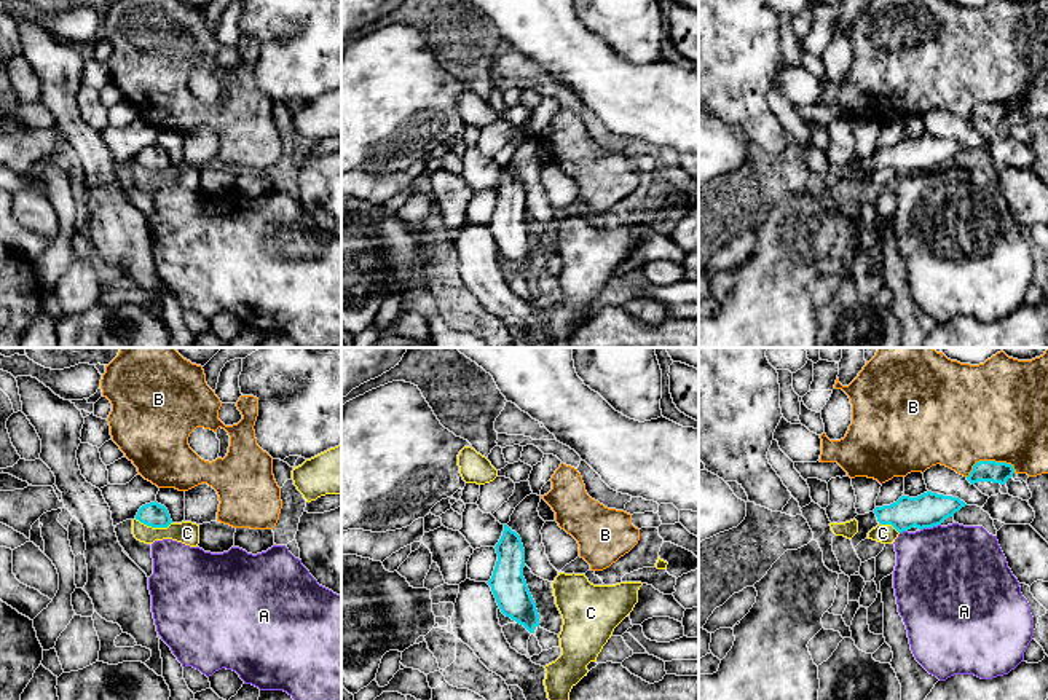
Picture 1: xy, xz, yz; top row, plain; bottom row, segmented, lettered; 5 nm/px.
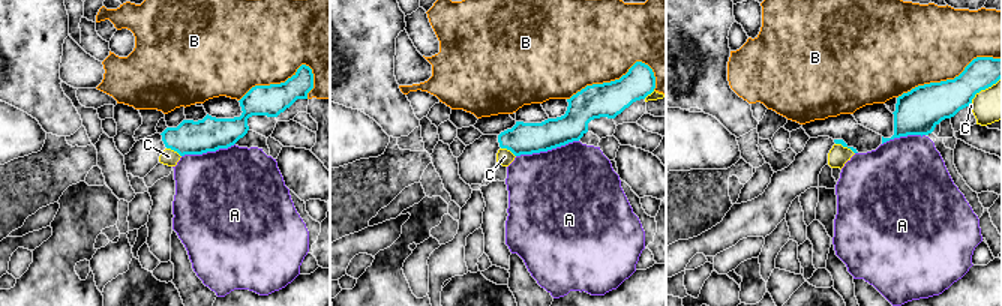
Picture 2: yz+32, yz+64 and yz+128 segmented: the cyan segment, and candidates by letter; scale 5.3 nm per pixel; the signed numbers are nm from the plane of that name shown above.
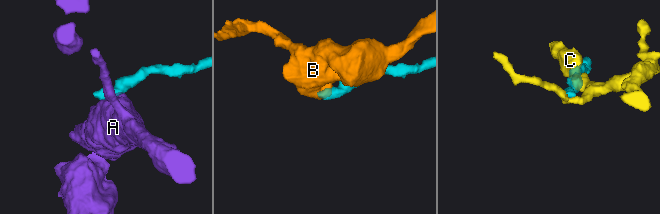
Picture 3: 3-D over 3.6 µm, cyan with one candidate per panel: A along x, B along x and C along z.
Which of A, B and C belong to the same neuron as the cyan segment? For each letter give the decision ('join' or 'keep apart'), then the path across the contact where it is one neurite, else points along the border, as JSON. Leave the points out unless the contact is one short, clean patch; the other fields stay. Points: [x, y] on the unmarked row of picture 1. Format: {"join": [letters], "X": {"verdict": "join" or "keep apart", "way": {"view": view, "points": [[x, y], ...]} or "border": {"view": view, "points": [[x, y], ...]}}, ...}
{"join": [], "A": {"verdict": "keep apart", "border": {"view": "yz", "points": [[940, 166], [921, 173]]}}, "B": {"verdict": "keep apart"}, "C": {"verdict": "keep apart"}}

